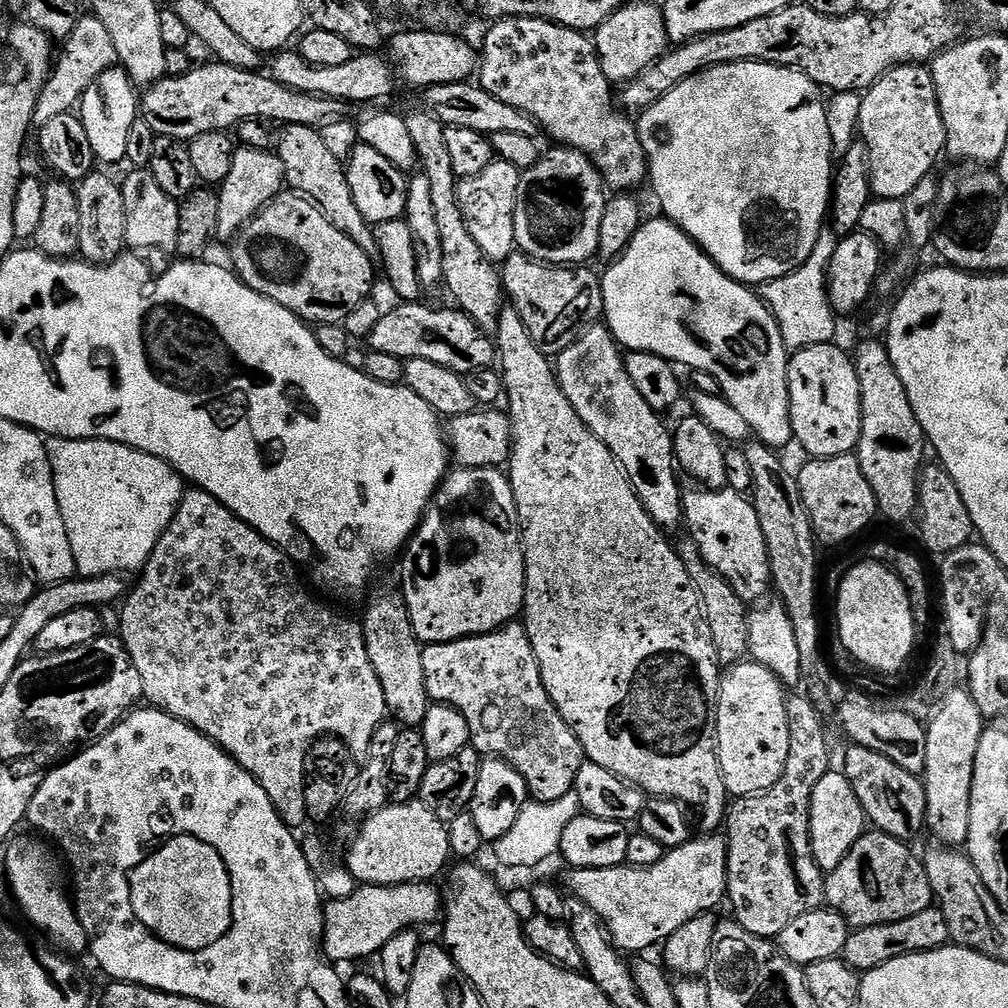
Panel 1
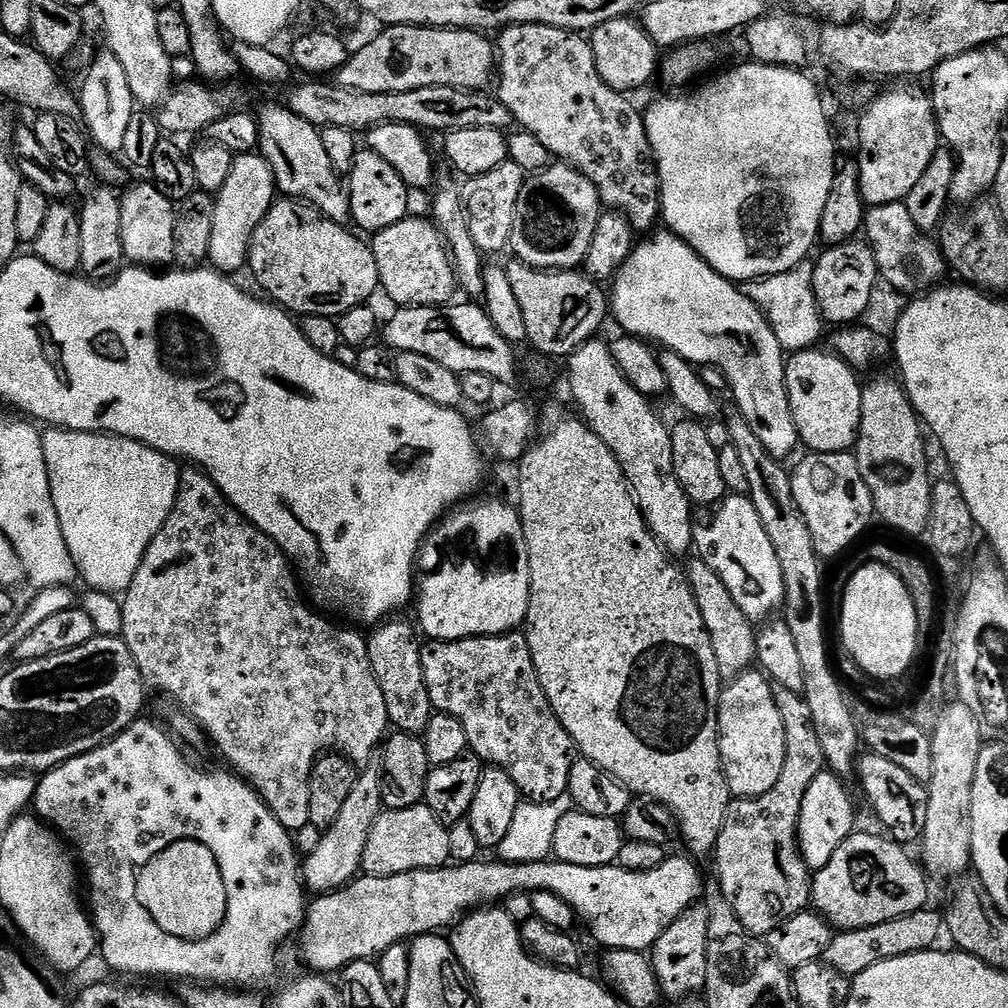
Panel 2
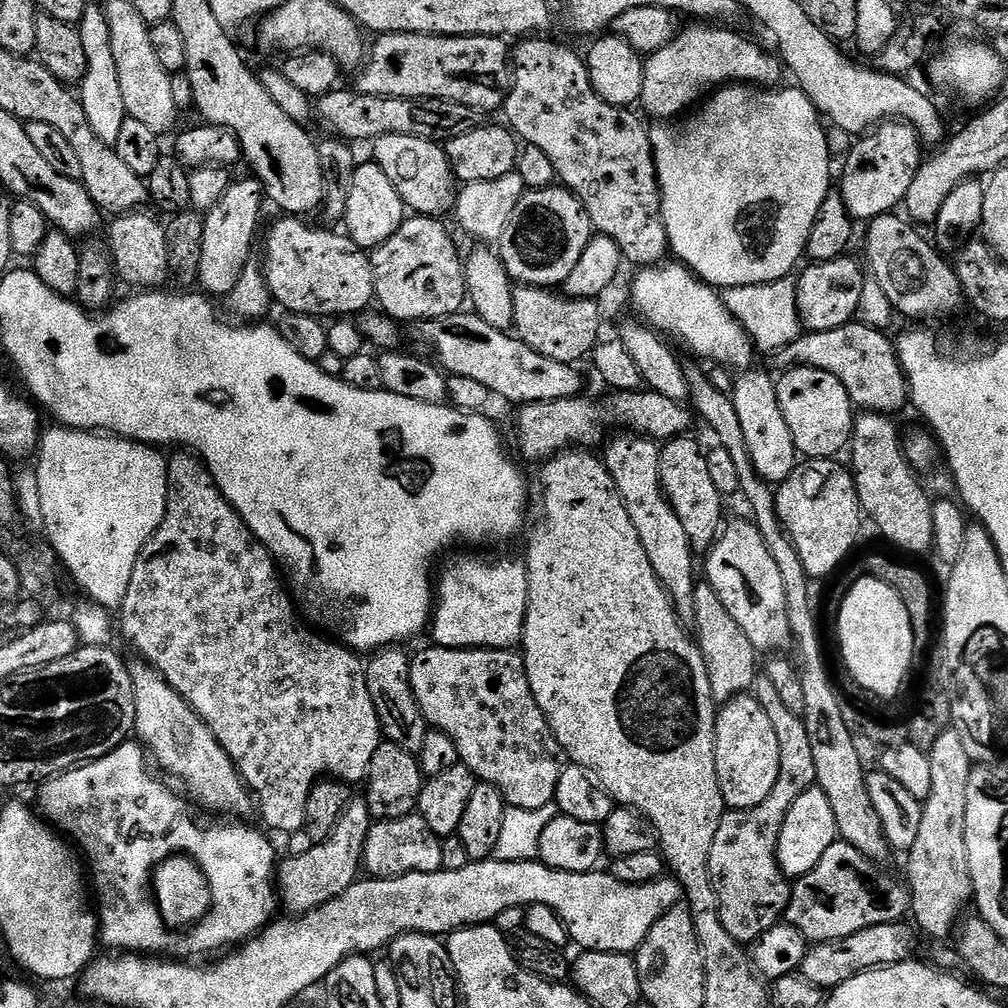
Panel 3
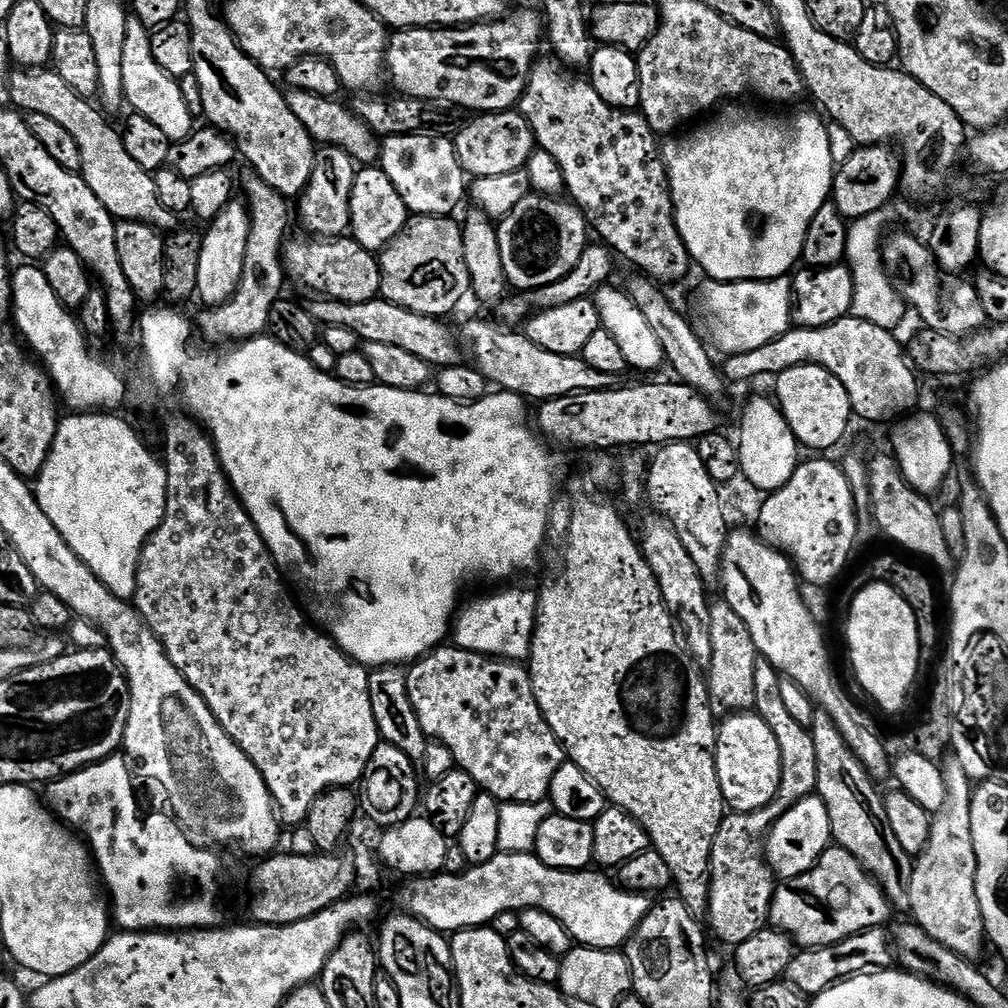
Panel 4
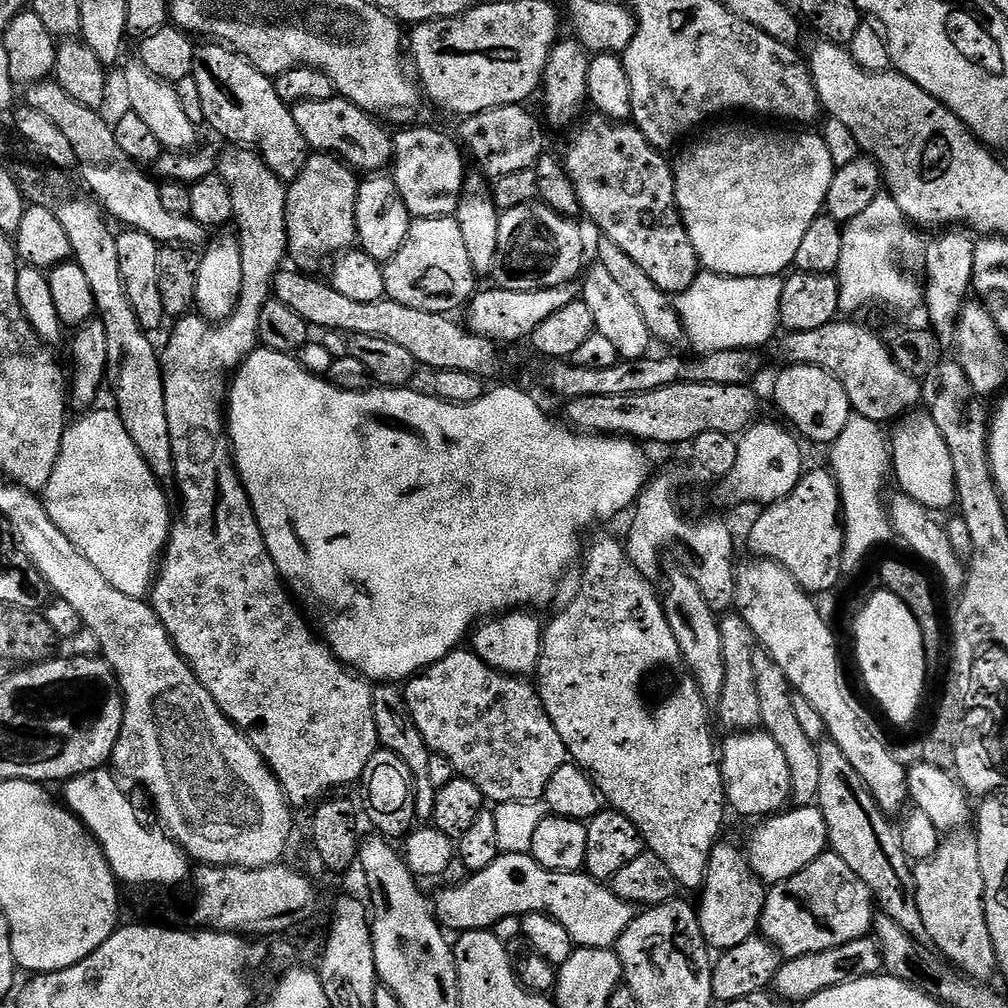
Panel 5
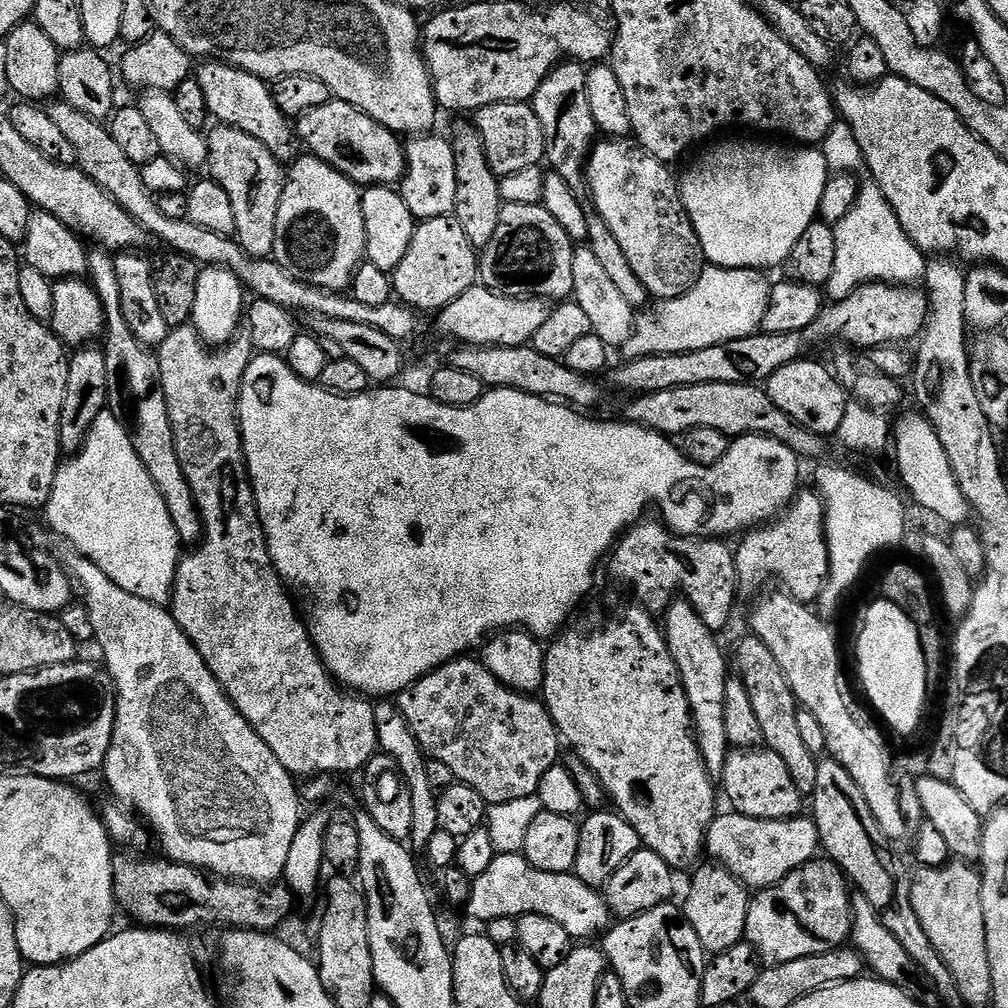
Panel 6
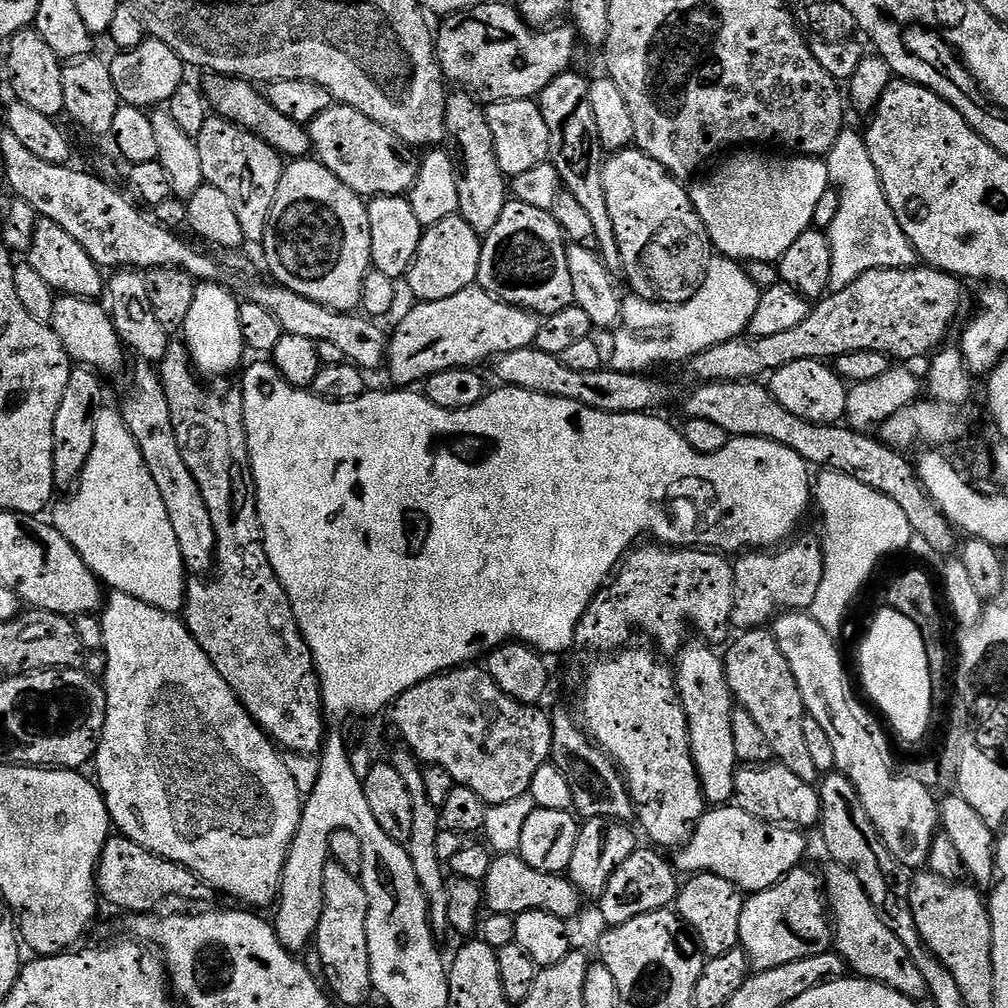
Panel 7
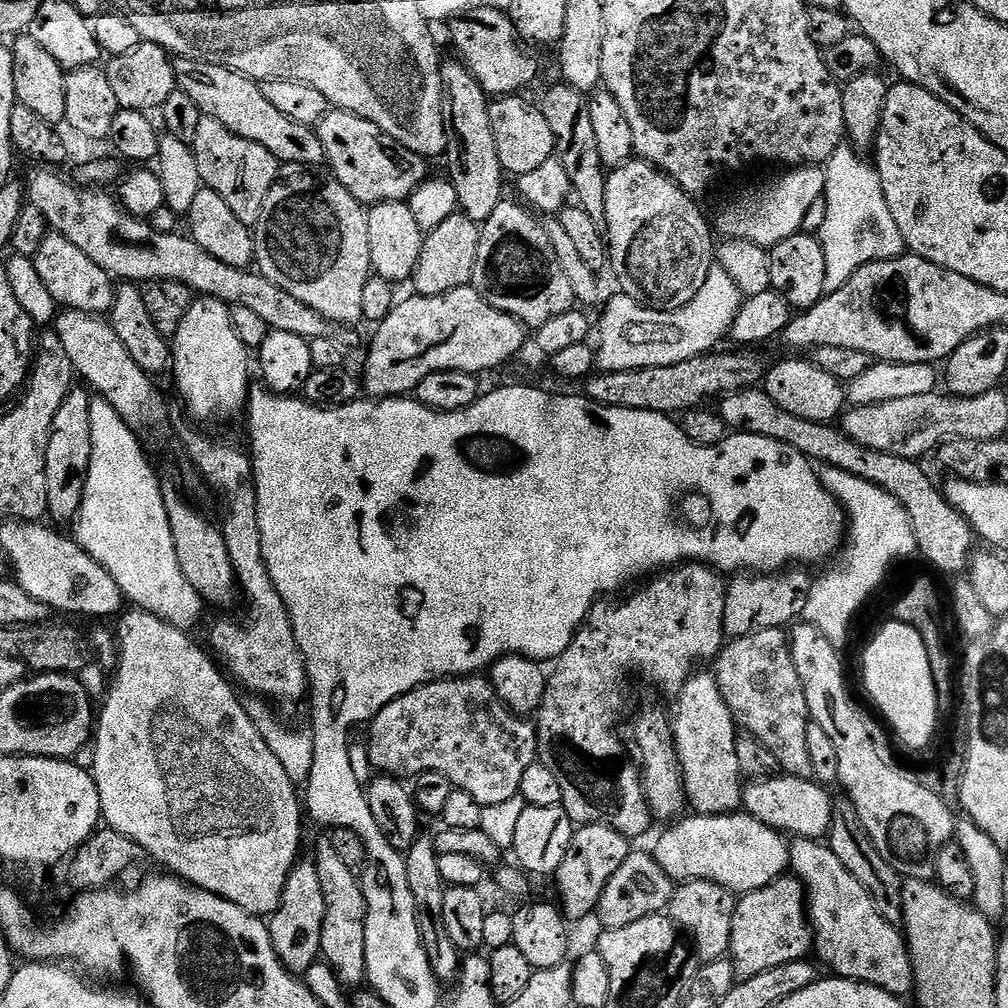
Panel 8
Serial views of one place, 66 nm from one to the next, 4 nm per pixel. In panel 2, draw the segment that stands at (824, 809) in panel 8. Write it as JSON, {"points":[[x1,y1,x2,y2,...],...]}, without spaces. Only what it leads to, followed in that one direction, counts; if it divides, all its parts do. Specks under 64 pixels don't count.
{"points":[[749,670,720,693,720,761,733,797,761,796,774,790,774,782,782,778,782,766,786,762,786,730,782,730,782,714,778,714,772,690,773,685,763,671]]}

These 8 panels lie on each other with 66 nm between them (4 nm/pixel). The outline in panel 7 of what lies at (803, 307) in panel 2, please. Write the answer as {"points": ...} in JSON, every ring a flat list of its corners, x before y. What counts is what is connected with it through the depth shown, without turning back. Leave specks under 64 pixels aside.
{"points":[[719,254,713,255,710,266,708,267,708,273,706,278,702,282,702,286,698,290,698,294,694,294,694,298,690,298,685,304,655,304,652,300,644,300,641,296,633,296,631,294,623,297,620,306,620,323,619,327,615,329,614,335,616,337,612,340,612,356,610,352,610,364,615,371,618,372,634,372,637,374,647,373,652,370,655,364,676,364,681,362,687,362,696,356,702,350,710,350,710,346,718,346,722,342,730,342,735,340,737,336,743,336,748,332,748,323,754,318,754,310,758,310,758,302,760,301,760,293,762,291,761,285,756,285,752,281,752,276,747,272,743,263,730,260,727,256,721,256]]}

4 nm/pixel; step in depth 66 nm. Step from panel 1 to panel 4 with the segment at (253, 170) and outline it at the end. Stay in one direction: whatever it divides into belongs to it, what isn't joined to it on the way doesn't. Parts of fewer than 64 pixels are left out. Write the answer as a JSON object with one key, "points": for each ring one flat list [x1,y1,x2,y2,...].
{"points":[[234,198,207,225,208,232,203,233,202,258,198,258,198,286,196,296,205,300,205,305,215,306,225,304,232,299,232,295,238,290,238,282,242,278,242,266,246,262,246,242,250,242,250,218,248,206,243,199]]}

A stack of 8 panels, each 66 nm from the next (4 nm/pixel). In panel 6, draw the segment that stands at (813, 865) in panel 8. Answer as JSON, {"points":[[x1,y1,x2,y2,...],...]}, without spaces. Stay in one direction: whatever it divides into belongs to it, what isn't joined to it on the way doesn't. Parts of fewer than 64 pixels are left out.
{"points":[[859,894,852,897,852,934,850,940,860,957,864,959,867,971,875,979,884,980,895,988,901,988,905,994,918,1001,921,1006,937,1003,936,986,926,974,926,970,922,970,918,966,918,962,914,962,914,958,910,958,910,954,906,954,906,946,901,946,898,938,894,938,894,934,890,934,890,930,886,930,886,926,882,926,874,906,870,906,870,902,866,902,866,898]]}

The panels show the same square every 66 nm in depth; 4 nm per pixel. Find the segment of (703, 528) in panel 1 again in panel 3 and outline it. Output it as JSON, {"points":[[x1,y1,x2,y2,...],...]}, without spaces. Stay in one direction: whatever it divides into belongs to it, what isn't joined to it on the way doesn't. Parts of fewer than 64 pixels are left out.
{"points":[[736,520,732,525,721,531,717,541,707,553,708,576,707,583,722,598,728,610,734,614,734,620,744,628,744,633,750,642,761,653,772,652,775,648,784,648,793,639,792,623,788,617,790,611,790,593,788,585,784,583,784,575,778,566,776,556,768,546,759,523,748,520]]}

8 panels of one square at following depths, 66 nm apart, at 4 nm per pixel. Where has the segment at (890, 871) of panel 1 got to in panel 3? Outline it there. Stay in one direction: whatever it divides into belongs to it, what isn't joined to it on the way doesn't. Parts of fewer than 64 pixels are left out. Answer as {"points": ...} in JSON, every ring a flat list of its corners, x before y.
{"points":[[838,838,830,850,822,854,822,862,795,883,786,913,787,923,801,928,809,941,823,942,853,936,858,934,858,930,870,926,903,921,912,906,909,885,891,876,880,864,883,863,877,862,861,848]]}

